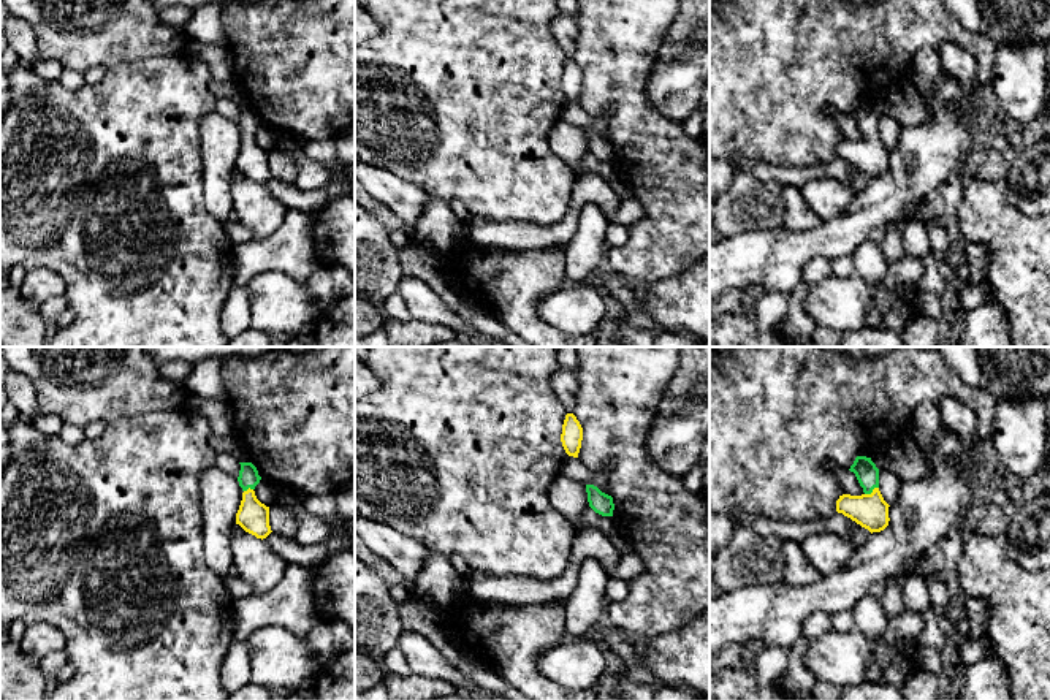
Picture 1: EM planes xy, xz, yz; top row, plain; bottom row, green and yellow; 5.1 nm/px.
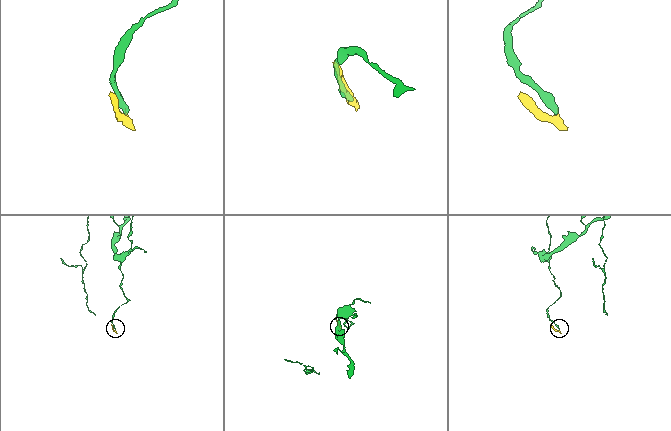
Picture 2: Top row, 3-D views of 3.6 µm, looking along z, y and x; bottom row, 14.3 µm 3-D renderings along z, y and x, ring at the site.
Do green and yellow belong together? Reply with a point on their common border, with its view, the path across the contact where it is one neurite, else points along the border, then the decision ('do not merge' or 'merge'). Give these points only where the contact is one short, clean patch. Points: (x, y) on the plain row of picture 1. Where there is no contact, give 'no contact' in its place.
meets green in yz at (871, 136); runs through yz (865, 116), (871, 136), (870, 155); merge

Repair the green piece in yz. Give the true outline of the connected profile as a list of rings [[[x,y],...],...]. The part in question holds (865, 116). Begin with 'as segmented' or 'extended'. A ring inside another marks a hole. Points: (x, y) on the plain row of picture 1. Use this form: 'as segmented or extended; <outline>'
extended; [[[857,101],[849,114],[855,119],[862,141],[843,139],[836,146],[836,157],[850,163],[862,173],[873,177],[881,177],[888,171],[888,149],[879,136],[879,114],[866,101]]]

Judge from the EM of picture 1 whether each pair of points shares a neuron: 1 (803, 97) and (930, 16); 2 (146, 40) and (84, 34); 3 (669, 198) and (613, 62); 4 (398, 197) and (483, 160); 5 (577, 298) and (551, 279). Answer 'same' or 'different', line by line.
1: same
2: same
3: same
4: different
5: different

